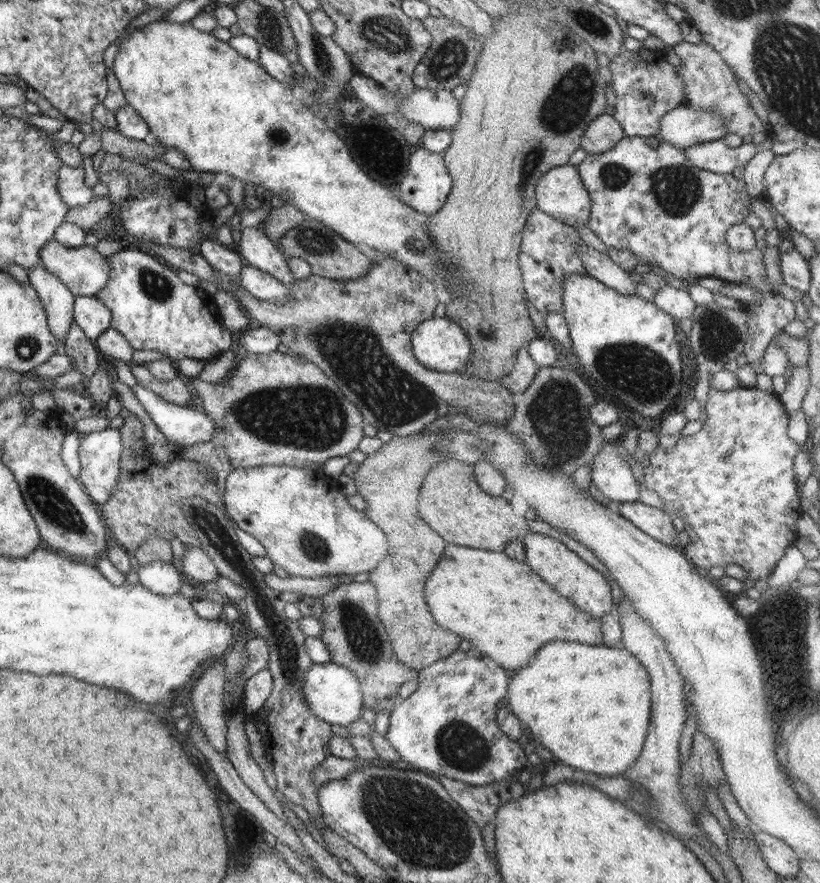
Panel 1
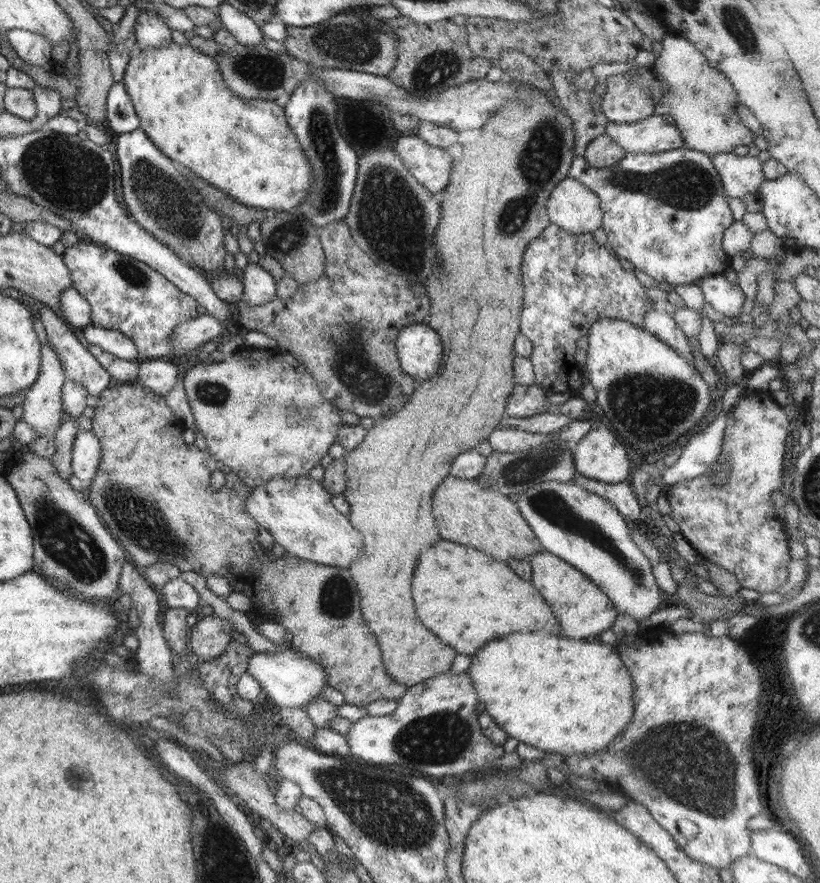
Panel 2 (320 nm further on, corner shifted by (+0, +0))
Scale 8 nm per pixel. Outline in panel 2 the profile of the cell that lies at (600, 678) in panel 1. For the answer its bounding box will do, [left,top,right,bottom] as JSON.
[467,632,634,755]

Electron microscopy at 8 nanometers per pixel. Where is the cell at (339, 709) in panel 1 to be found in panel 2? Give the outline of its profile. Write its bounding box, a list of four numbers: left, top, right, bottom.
[248,649,327,708]

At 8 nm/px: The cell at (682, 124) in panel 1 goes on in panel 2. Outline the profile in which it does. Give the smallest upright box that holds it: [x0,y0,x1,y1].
[605,115,683,154]

